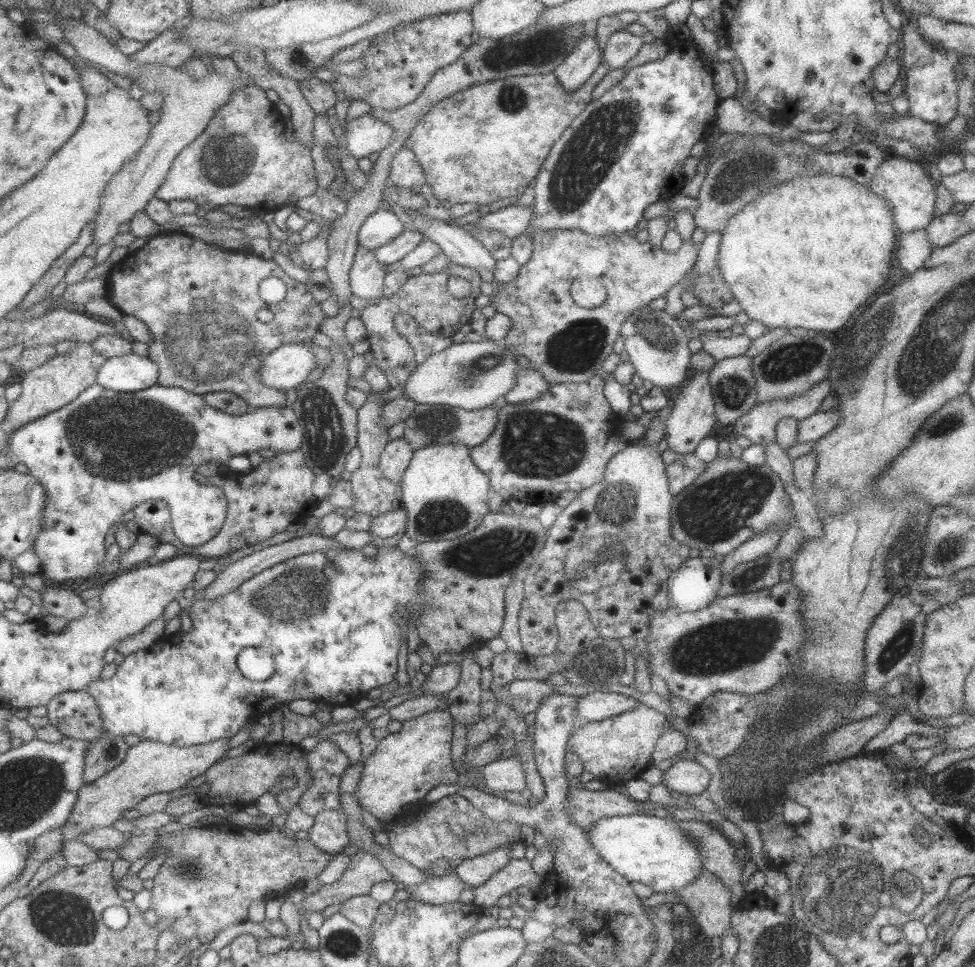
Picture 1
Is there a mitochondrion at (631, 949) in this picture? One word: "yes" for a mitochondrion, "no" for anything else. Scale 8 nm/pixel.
no

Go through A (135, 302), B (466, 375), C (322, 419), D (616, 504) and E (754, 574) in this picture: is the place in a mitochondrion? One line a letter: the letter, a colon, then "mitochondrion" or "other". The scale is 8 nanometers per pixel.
A: other
B: mitochondrion
C: mitochondrion
D: mitochondrion
E: mitochondrion

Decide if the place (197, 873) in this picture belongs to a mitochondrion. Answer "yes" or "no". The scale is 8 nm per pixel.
yes

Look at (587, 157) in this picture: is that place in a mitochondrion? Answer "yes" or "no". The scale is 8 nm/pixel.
yes

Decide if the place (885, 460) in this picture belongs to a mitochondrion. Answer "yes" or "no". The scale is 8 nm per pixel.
no

